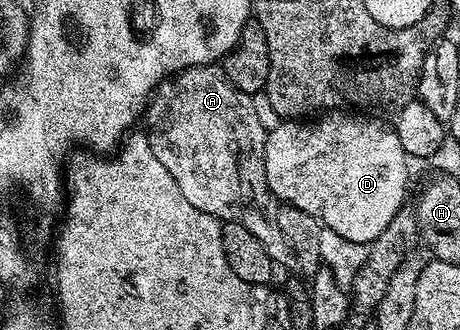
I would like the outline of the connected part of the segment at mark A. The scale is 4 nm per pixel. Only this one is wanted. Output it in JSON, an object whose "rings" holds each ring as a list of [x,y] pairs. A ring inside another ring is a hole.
{"rings":[[[204,63],[198,67],[189,67],[185,71],[178,71],[176,75],[170,75],[168,79],[164,79],[149,97],[143,112],[144,123],[143,131],[149,137],[151,153],[155,153],[155,157],[159,157],[159,165],[163,165],[163,169],[167,169],[167,173],[171,173],[171,177],[175,177],[175,185],[179,185],[179,193],[183,193],[183,197],[187,197],[187,201],[191,201],[191,205],[195,205],[195,209],[203,209],[203,213],[214,215],[216,219],[226,223],[241,223],[243,229],[251,229],[251,233],[255,233],[255,237],[259,237],[259,245],[263,245],[263,249],[267,249],[267,257],[271,257],[274,264],[281,266],[282,263],[283,266],[291,267],[291,269],[297,267],[297,258],[293,255],[291,245],[287,245],[287,237],[283,237],[283,229],[279,229],[279,217],[277,216],[279,200],[274,197],[267,185],[267,173],[265,172],[265,136],[267,129],[257,112],[254,96],[235,89],[235,85],[231,85],[231,81],[225,75],[224,66],[217,63]]]}

